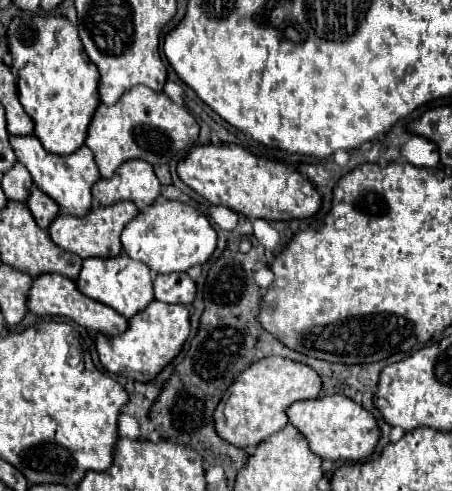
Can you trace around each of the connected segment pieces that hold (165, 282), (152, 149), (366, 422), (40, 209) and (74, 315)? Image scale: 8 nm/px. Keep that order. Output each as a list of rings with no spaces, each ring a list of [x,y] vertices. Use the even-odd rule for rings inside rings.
[[[166,273],[154,277],[154,297],[164,303],[192,303],[196,285],[188,273]]]
[[[144,85],[128,91],[116,105],[98,105],[88,125],[86,145],[92,149],[102,177],[112,177],[120,163],[134,157],[166,165],[174,157],[184,155],[190,143],[198,139],[198,123],[186,107],[172,103],[164,93],[156,93]]]
[[[326,395],[318,399],[296,401],[286,409],[286,415],[288,421],[306,437],[312,453],[322,459],[322,464],[326,461],[339,464],[366,459],[372,455],[380,439],[374,415],[344,395]]]
[[[34,185],[30,187],[26,205],[28,205],[28,209],[32,211],[36,223],[38,223],[42,229],[46,229],[48,223],[50,223],[50,221],[56,217],[56,213],[60,211],[60,207],[58,207],[48,195],[44,195],[38,187],[34,187]]]
[[[42,273],[40,277],[36,277],[32,281],[32,287],[30,287],[28,297],[26,297],[26,305],[36,315],[42,315],[42,317],[44,315],[48,315],[48,317],[68,317],[68,319],[72,319],[74,323],[78,323],[86,329],[94,329],[94,331],[100,331],[100,333],[106,333],[106,335],[124,333],[124,327],[128,327],[126,317],[122,317],[112,307],[102,305],[102,303],[82,295],[76,289],[76,283],[72,279],[68,279],[64,275],[56,275],[56,273]]]

